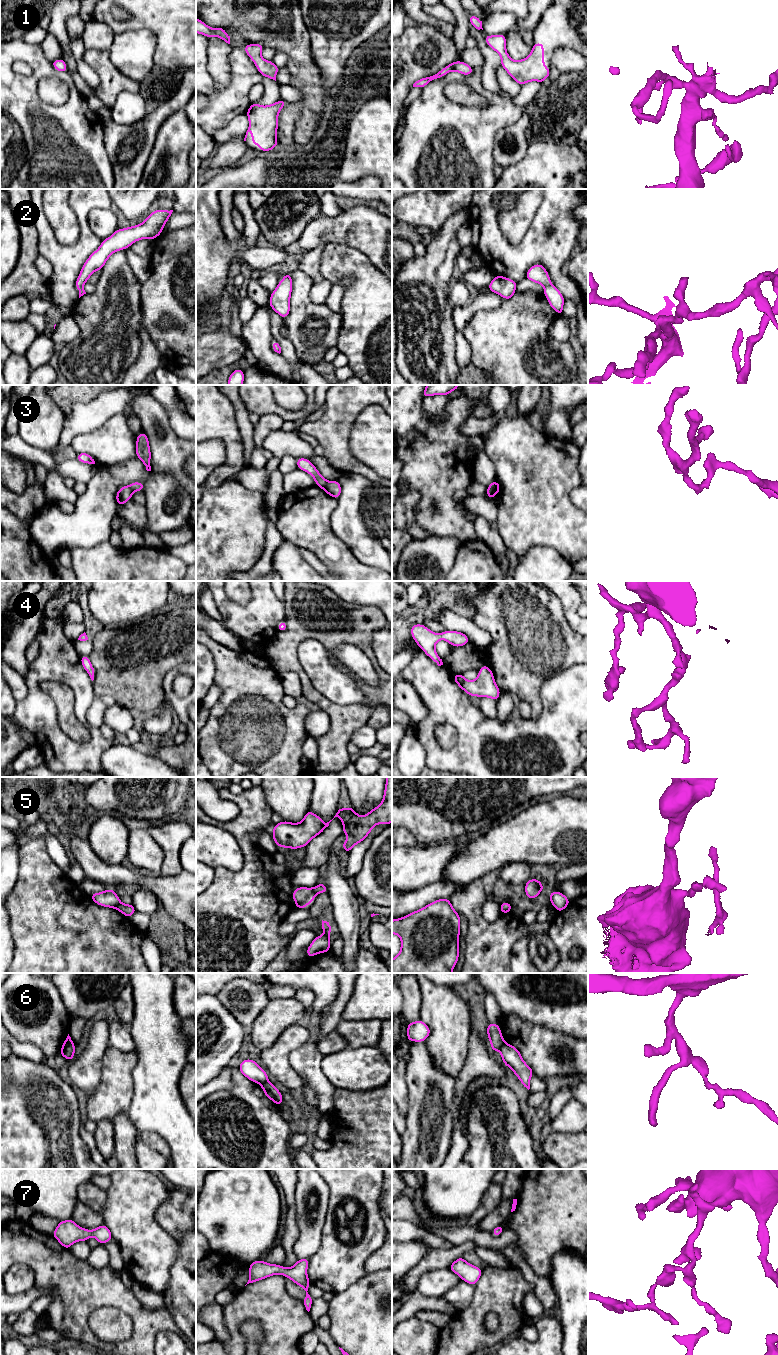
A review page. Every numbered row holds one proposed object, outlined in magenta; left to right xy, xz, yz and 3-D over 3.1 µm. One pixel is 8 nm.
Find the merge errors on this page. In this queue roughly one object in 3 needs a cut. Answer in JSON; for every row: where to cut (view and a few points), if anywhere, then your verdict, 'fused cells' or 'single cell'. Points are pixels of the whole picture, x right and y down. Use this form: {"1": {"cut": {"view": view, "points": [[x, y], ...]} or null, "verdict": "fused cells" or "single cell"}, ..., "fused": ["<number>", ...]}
{"1": {"cut": null, "verdict": "single cell"}, "2": {"cut": null, "verdict": "single cell"}, "3": {"cut": {"view": "yz", "points": [[487, 486], [495, 494]]}, "verdict": "fused cells"}, "4": {"cut": null, "verdict": "single cell"}, "5": {"cut": {"view": "xy", "points": [[120, 902], [115, 908]]}, "verdict": "fused cells"}, "6": {"cut": {"view": "xy", "points": [[72, 1042], [65, 1048], [62, 1054]]}, "verdict": "fused cells"}, "7": {"cut": null, "verdict": "single cell"}, "fused": ["3", "5", "6"]}

